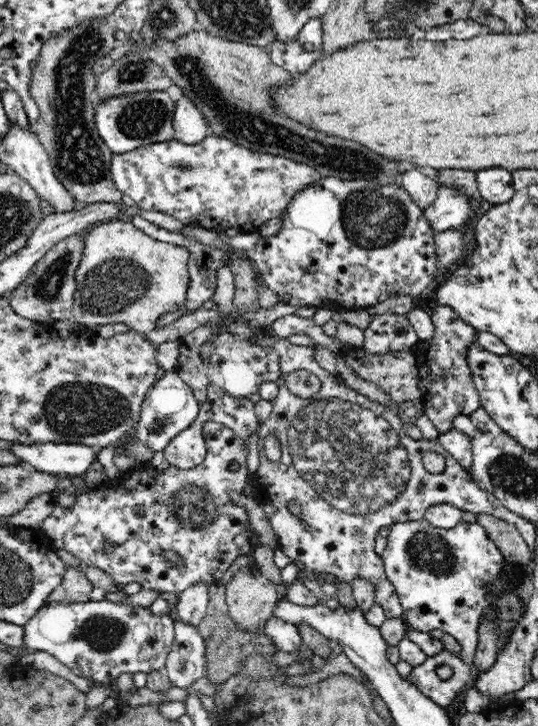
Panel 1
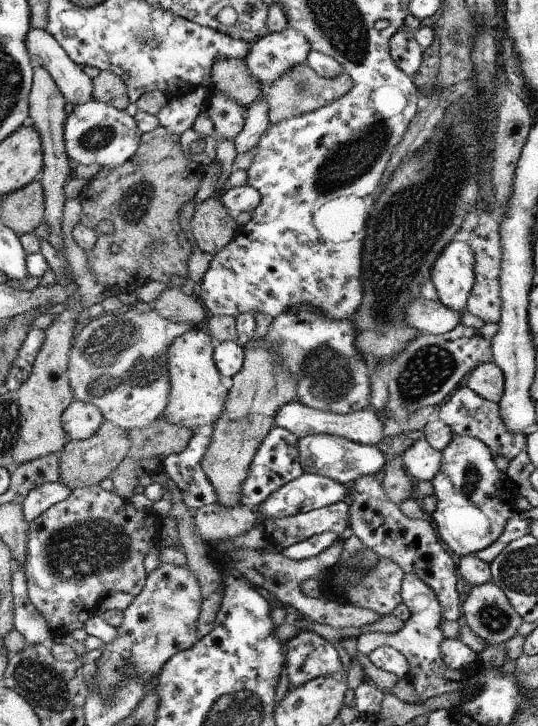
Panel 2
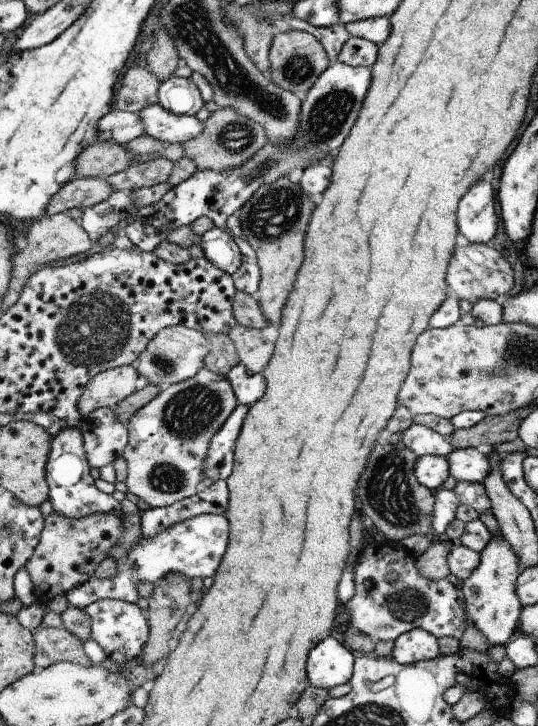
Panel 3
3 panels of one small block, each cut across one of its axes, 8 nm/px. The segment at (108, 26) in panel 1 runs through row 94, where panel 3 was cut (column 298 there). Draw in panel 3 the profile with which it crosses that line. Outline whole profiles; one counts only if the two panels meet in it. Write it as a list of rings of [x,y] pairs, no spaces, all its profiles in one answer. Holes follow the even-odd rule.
[[[304,31],[278,33],[271,42],[269,50],[269,76],[283,90],[292,91],[295,95],[305,96],[330,68],[330,56],[326,47],[313,34]]]

